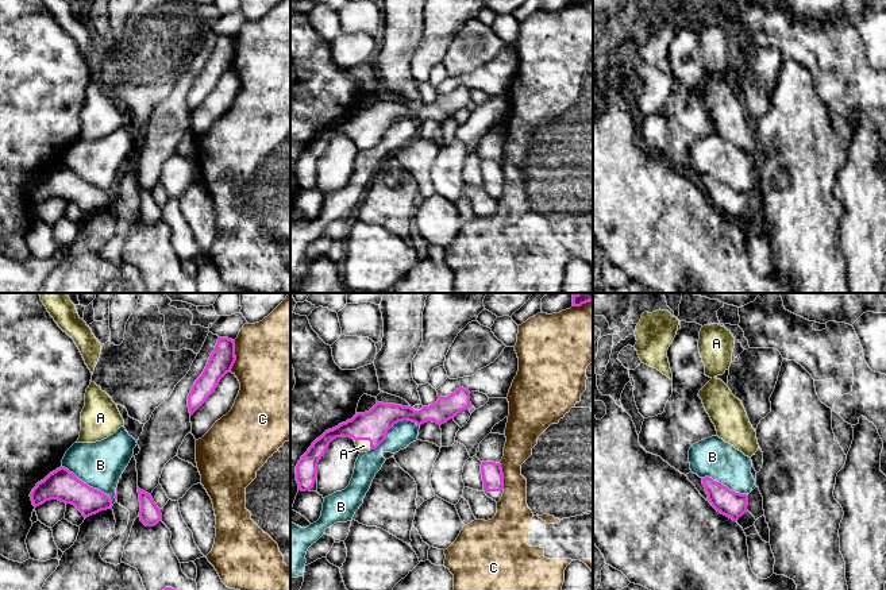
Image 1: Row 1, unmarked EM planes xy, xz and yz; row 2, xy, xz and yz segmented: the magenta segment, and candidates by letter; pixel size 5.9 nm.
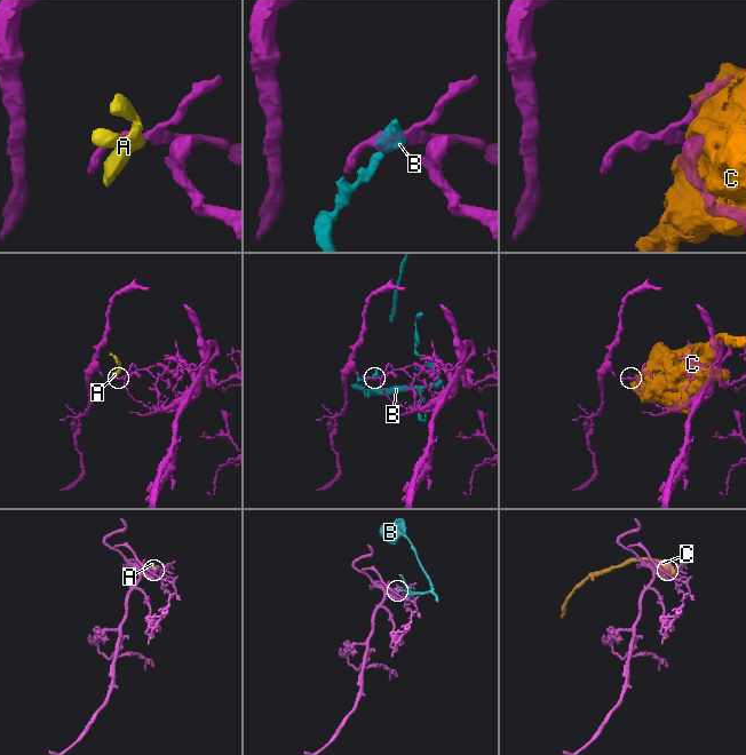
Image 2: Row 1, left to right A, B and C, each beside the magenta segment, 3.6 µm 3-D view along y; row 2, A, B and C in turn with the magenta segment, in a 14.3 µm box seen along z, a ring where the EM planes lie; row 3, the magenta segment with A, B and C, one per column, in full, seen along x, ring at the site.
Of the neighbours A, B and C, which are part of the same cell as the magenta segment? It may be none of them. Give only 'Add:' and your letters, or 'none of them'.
Add: A

